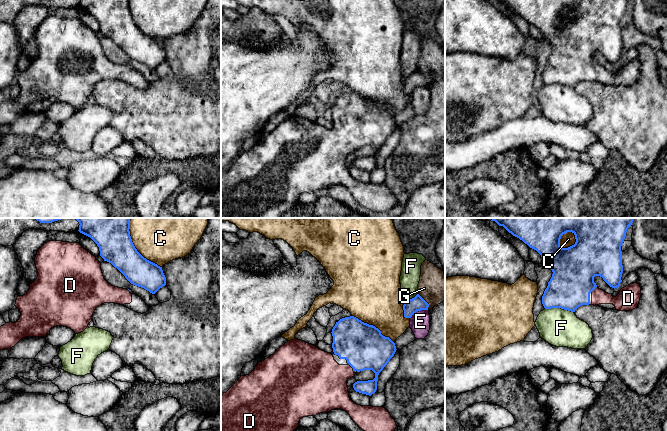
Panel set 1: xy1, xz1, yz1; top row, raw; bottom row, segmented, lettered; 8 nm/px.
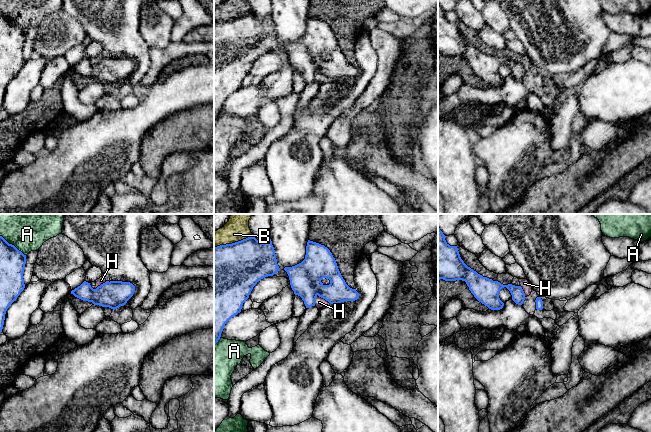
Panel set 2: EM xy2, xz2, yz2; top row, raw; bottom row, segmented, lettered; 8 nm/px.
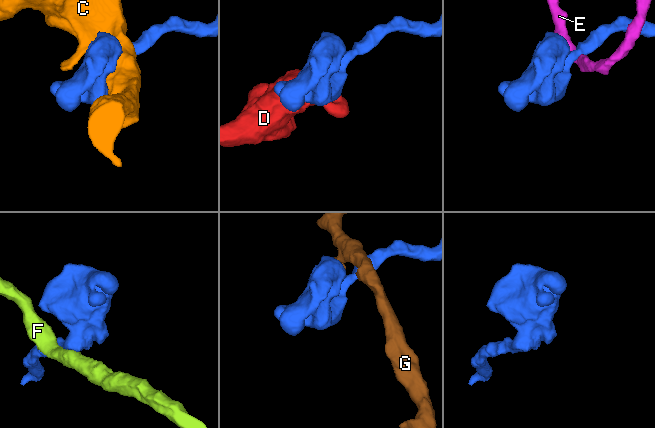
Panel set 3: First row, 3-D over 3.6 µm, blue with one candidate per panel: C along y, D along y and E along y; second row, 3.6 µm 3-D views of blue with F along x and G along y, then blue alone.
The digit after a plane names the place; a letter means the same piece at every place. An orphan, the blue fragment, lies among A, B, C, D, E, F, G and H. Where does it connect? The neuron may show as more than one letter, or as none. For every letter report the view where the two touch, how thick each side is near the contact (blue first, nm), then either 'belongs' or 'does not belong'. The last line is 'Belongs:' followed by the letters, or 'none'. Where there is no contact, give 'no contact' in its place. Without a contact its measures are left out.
A: xy2 | 200/220 nm | does not belong
B: xz2 | 460/160 nm | does not belong
C: xy1 | 280/320 nm | does not belong
D: xz1 | 360/360 nm | belongs
E: xz1 | 120/160 nm | does not belong
F: yz1 | 340/300 nm | does not belong
G: xz1 | 120/260 nm | does not belong
H: xy2 | 220/60 nm | does not belong
Belongs: D

